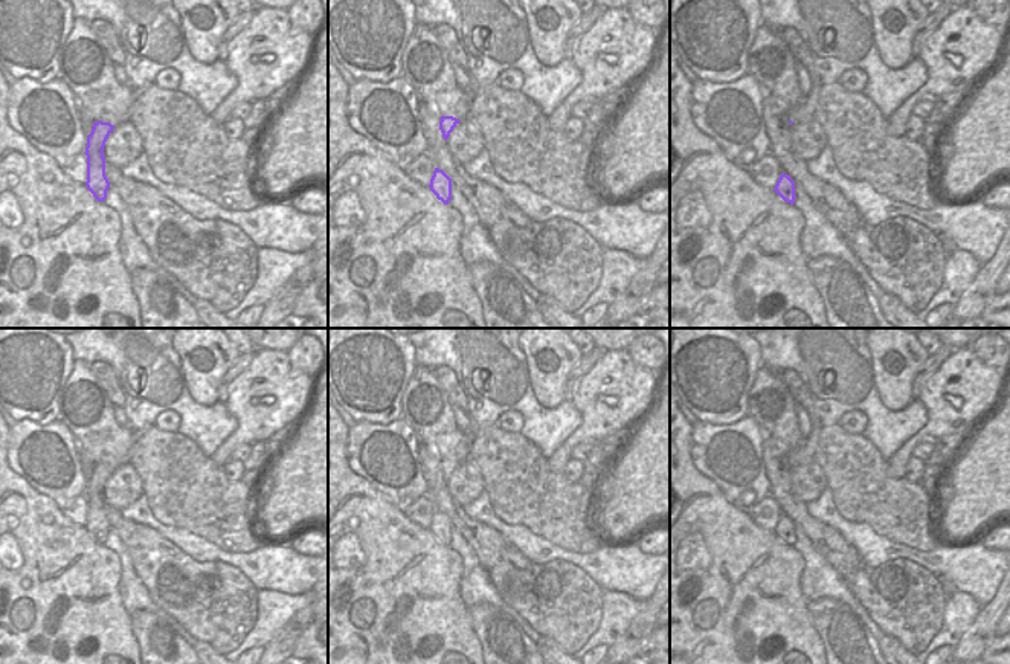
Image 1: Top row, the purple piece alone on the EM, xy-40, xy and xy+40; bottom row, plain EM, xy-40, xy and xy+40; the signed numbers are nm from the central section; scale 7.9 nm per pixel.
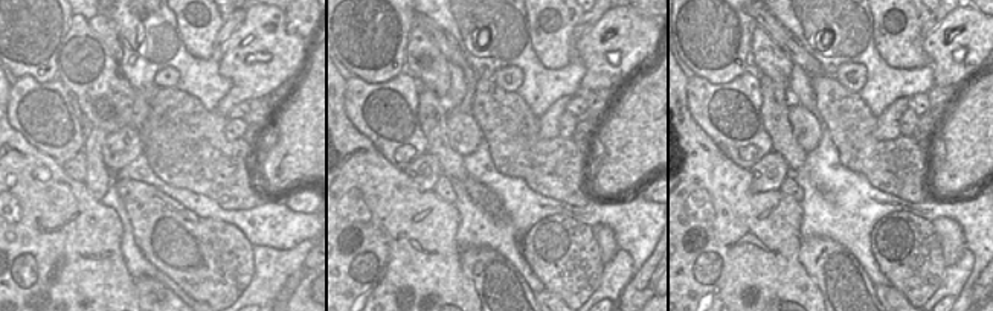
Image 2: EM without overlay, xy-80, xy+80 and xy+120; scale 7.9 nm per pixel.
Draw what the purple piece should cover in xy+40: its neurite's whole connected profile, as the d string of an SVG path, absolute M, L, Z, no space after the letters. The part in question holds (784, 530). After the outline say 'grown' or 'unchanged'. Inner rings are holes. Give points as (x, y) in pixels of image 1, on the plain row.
M781 516L775 531L774 531L784 543L793 546L795 545L795 524L787 516Z | unchanged

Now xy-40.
M93 464L92 475L87 478L87 531L93 536L98 543L104 543L107 540L107 533L110 530L110 524L105 517L105 499L104 488L114 472L114 467L110 464Z | unchanged

